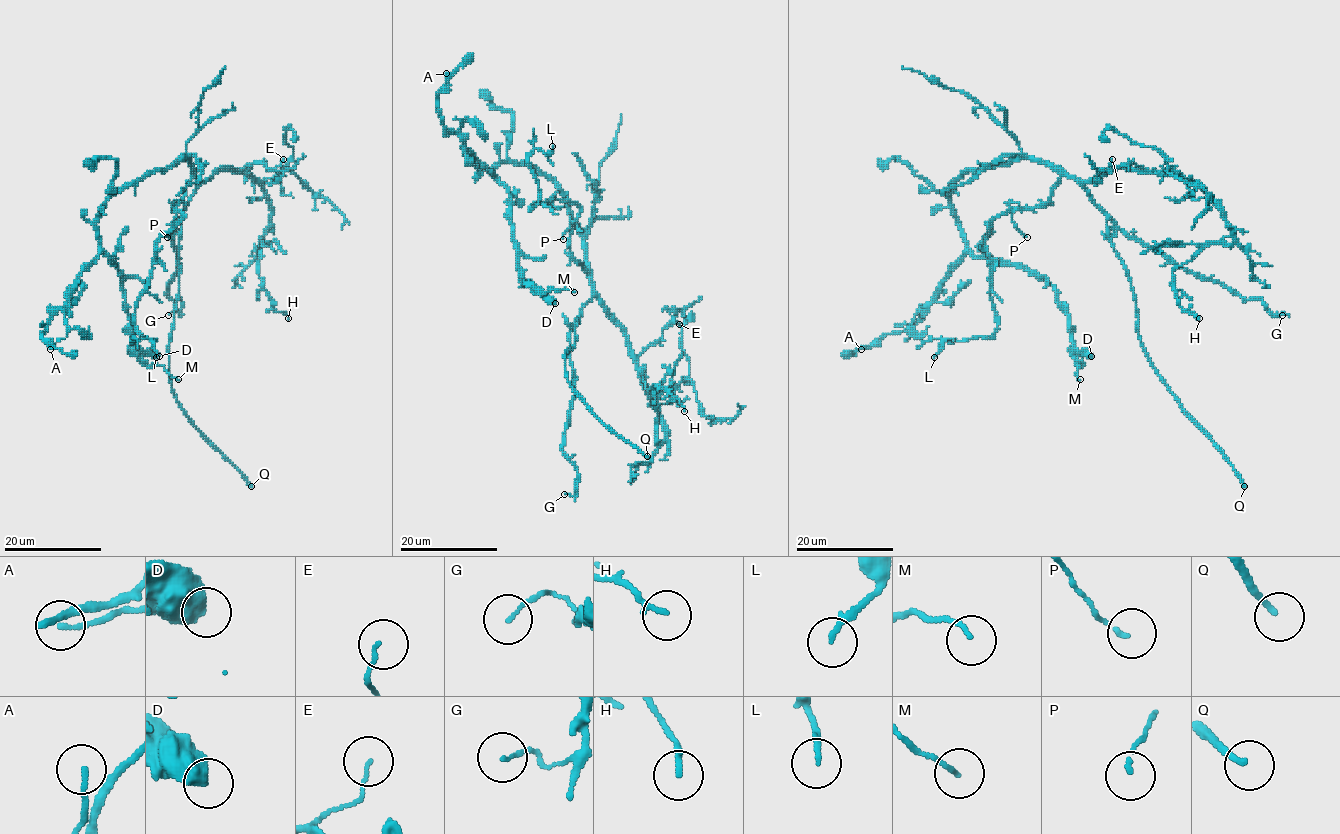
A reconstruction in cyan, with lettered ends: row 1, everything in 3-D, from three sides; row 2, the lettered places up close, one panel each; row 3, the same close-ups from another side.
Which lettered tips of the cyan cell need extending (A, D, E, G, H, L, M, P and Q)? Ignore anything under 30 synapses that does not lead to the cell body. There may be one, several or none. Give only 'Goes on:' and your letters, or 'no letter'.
Goes on: Q

